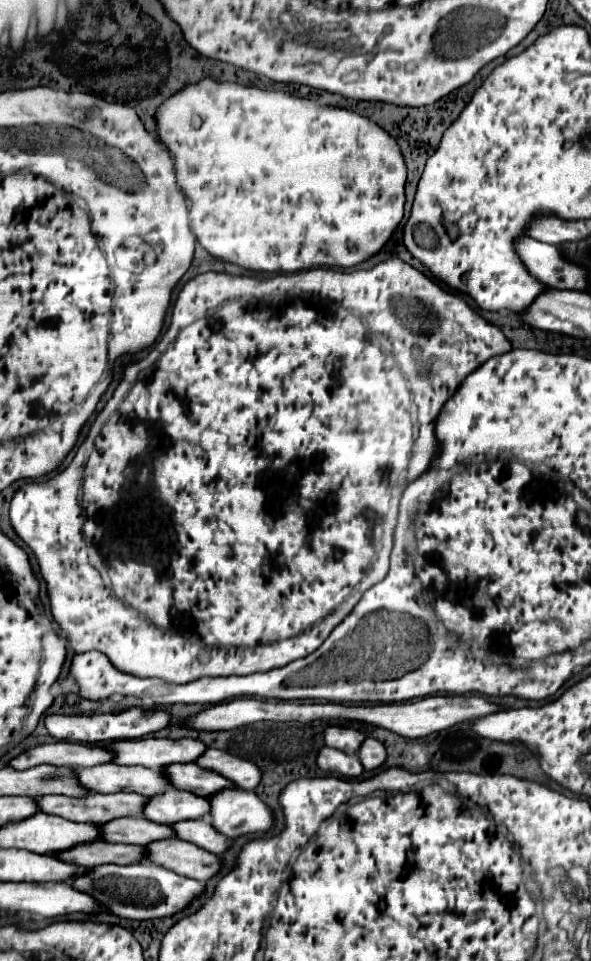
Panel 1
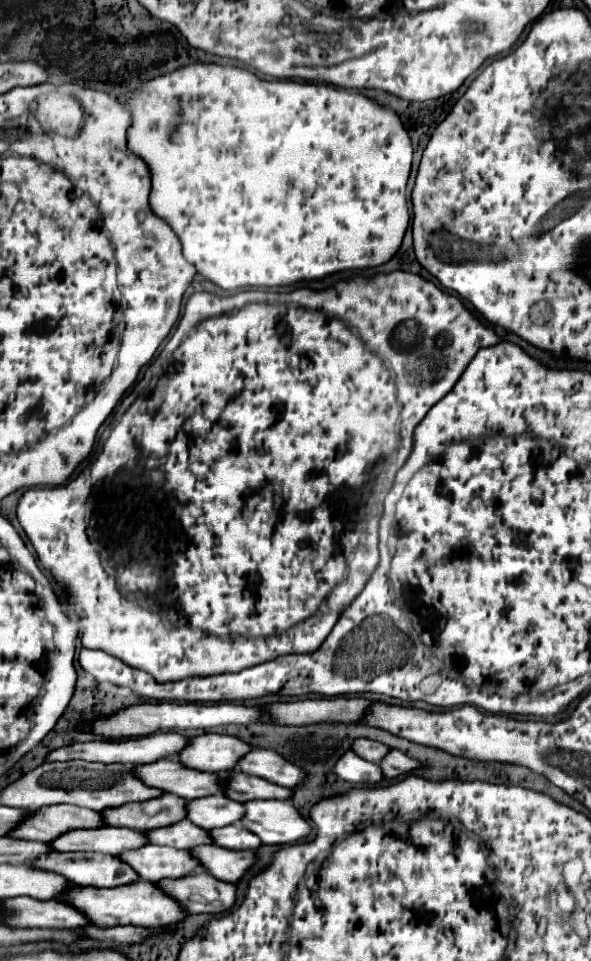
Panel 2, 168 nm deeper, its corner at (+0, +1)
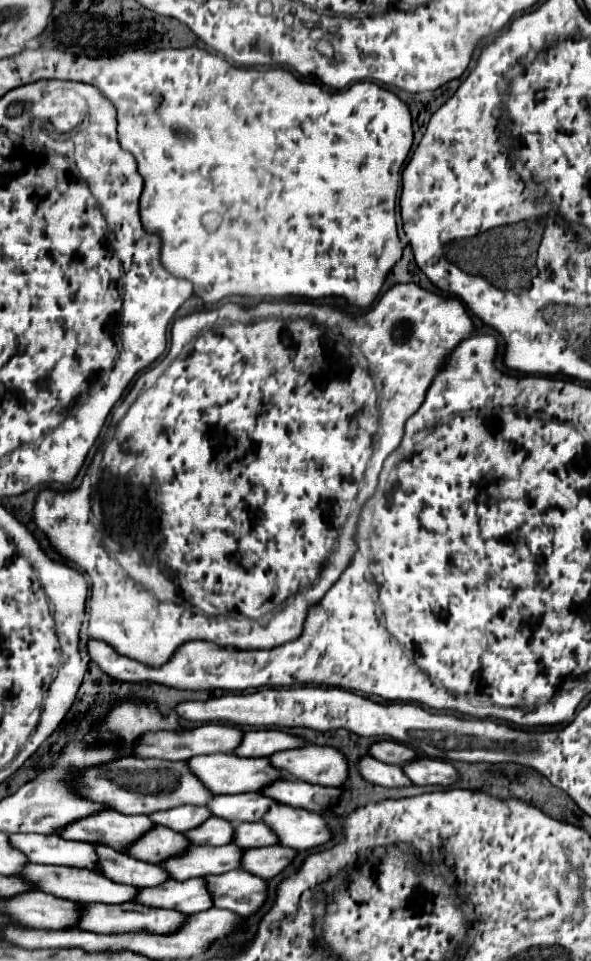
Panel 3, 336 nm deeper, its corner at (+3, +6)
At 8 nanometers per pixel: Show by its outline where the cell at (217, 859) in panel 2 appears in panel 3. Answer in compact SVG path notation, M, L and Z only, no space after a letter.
M265 846L265 848L251 848L243 856L243 868L259 878L271 880L279 876L297 856L295 848L289 846Z

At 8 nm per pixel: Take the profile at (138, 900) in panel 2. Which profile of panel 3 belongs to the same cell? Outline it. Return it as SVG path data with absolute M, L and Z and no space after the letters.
M191 878L185 882L167 880L161 886L141 890L141 898L137 898L137 902L157 908L179 910L183 914L195 914L213 908L213 898L205 878Z

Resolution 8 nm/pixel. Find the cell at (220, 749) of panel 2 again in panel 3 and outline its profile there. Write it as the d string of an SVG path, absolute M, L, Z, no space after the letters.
M251 730L245 732L241 746L235 750L237 756L247 756L247 758L257 758L257 756L271 756L281 750L293 750L301 748L307 742L297 736L289 734L283 730Z

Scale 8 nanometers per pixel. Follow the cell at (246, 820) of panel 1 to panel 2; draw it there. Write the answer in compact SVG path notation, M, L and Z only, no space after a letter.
M246 801L240 825L260 837L266 845L286 845L304 839L310 825L288 801Z

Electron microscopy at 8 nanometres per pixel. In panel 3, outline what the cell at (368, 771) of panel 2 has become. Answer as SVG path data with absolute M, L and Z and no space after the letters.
M365 756L359 762L359 772L365 780L385 786L385 788L405 788L405 786L413 786L413 782L405 776L401 766L393 766L393 764L385 764L379 762L371 756Z

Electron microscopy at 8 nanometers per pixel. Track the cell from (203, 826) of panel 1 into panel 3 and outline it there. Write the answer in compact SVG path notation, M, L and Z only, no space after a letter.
M243 822L235 830L235 844L241 848L261 848L279 844L279 840L265 822Z

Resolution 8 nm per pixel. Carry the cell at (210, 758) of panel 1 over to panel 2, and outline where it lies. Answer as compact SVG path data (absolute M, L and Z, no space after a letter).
M252 749L236 763L236 769L246 775L262 777L280 787L294 787L300 783L300 771L296 771L296 767L292 767L292 763L288 763L276 751Z

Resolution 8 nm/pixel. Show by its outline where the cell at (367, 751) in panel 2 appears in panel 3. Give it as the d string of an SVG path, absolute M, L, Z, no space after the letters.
M383 740L383 742L375 742L371 746L371 756L385 762L385 764L409 764L413 760L417 760L417 752L401 742L393 742L393 740Z

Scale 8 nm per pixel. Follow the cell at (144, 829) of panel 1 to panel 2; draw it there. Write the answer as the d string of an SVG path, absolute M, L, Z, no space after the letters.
M186 819L172 823L168 827L156 827L156 829L142 831L142 835L148 839L148 843L168 845L174 849L192 849L196 845L212 843L208 839L208 833L202 827L196 827L194 823L188 823Z

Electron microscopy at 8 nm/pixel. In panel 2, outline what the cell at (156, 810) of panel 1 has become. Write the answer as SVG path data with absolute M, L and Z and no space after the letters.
M220 793L186 801L186 819L202 829L238 823L242 813L242 803L236 803Z

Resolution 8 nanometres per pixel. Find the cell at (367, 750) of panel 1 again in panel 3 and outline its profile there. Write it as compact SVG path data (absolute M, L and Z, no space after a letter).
M427 756L405 764L403 770L411 778L411 782L419 786L437 786L437 784L451 786L461 778L459 772L449 762L427 758Z

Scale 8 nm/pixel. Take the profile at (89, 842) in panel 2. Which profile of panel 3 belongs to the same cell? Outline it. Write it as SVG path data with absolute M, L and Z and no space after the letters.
M155 826L141 838L141 842L135 842L133 850L129 850L129 856L151 864L161 864L167 858L181 856L189 846L191 842L185 834L169 830L165 826Z

